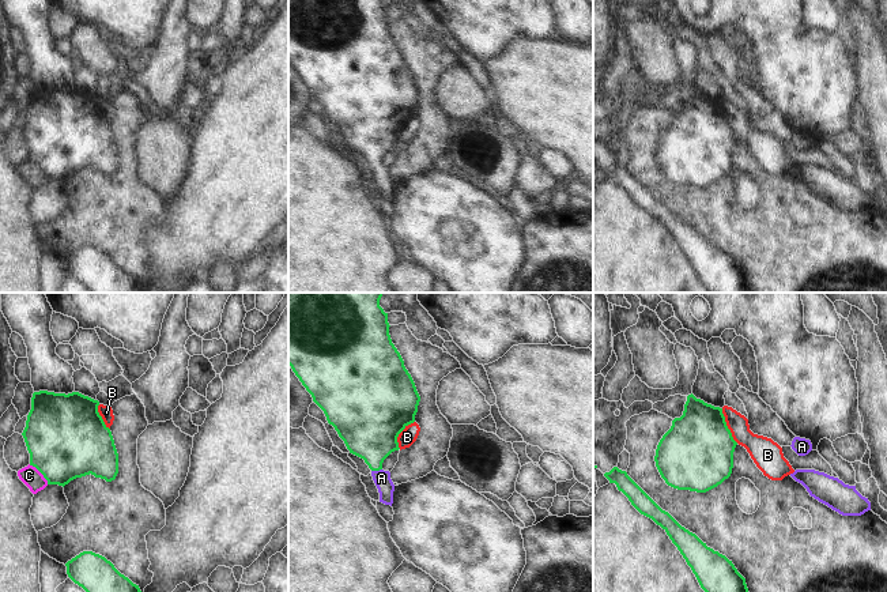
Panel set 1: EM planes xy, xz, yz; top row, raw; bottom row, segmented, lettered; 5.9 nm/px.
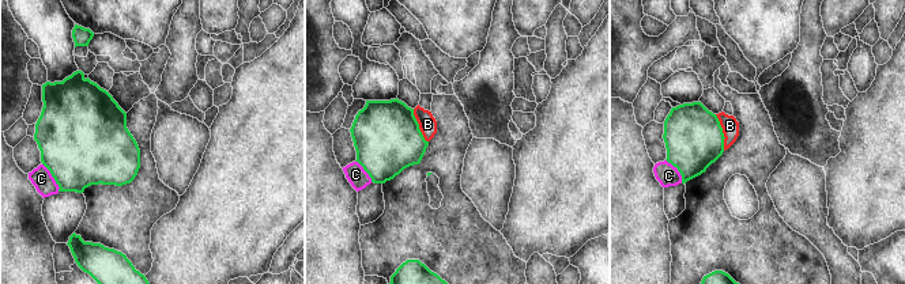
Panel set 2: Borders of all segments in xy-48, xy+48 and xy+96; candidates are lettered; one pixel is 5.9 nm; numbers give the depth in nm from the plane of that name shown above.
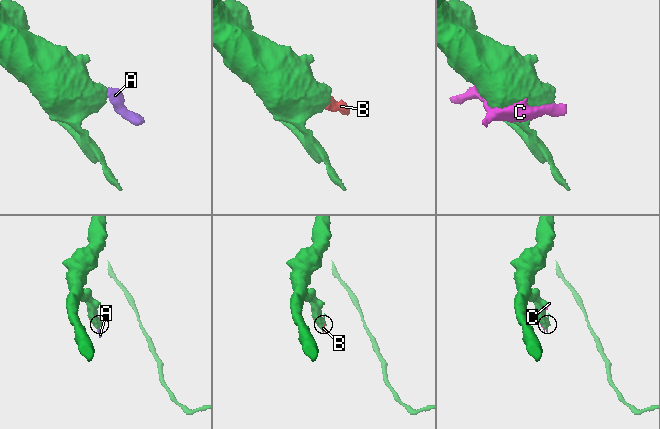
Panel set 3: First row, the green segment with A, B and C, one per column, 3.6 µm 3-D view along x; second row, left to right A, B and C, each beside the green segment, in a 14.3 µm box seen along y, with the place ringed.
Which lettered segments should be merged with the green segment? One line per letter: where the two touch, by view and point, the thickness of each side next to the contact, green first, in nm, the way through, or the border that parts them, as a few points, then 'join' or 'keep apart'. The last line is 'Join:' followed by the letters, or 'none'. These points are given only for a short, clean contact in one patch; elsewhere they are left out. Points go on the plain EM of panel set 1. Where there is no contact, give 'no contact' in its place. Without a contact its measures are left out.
A: xz (376, 165) | 340/100 nm | across xz (369, 124), (374, 138), (376, 165), (381, 173) | join
B: yz (727, 121) | 440/160 nm | along yz (721, 104), (725, 120), (738, 138) | keep apart
C: xy (40, 166) | 480/110 nm | keep apart
Join: A

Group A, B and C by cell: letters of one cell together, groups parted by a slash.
A / B / C

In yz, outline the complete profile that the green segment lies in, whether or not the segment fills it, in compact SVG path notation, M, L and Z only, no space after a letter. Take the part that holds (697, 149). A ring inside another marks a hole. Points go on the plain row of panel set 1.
M691 88L687 91L683 110L672 116L671 124L660 135L654 157L668 181L706 188L731 171L736 140L722 103L707 99Z

